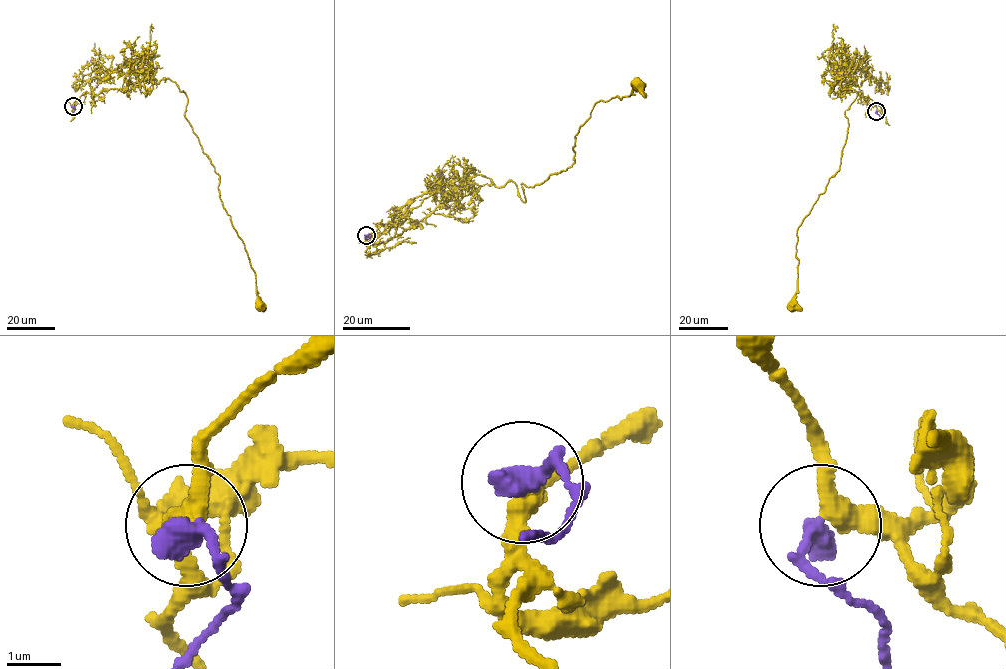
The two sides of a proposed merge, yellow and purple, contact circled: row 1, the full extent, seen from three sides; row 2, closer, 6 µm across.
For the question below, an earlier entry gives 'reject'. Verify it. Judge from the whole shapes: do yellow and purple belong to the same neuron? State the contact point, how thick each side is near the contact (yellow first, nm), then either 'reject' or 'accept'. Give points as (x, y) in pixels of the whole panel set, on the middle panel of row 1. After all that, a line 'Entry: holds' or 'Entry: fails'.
place (366, 235); calibres 340 and 480 nm; accept
Entry: fails

